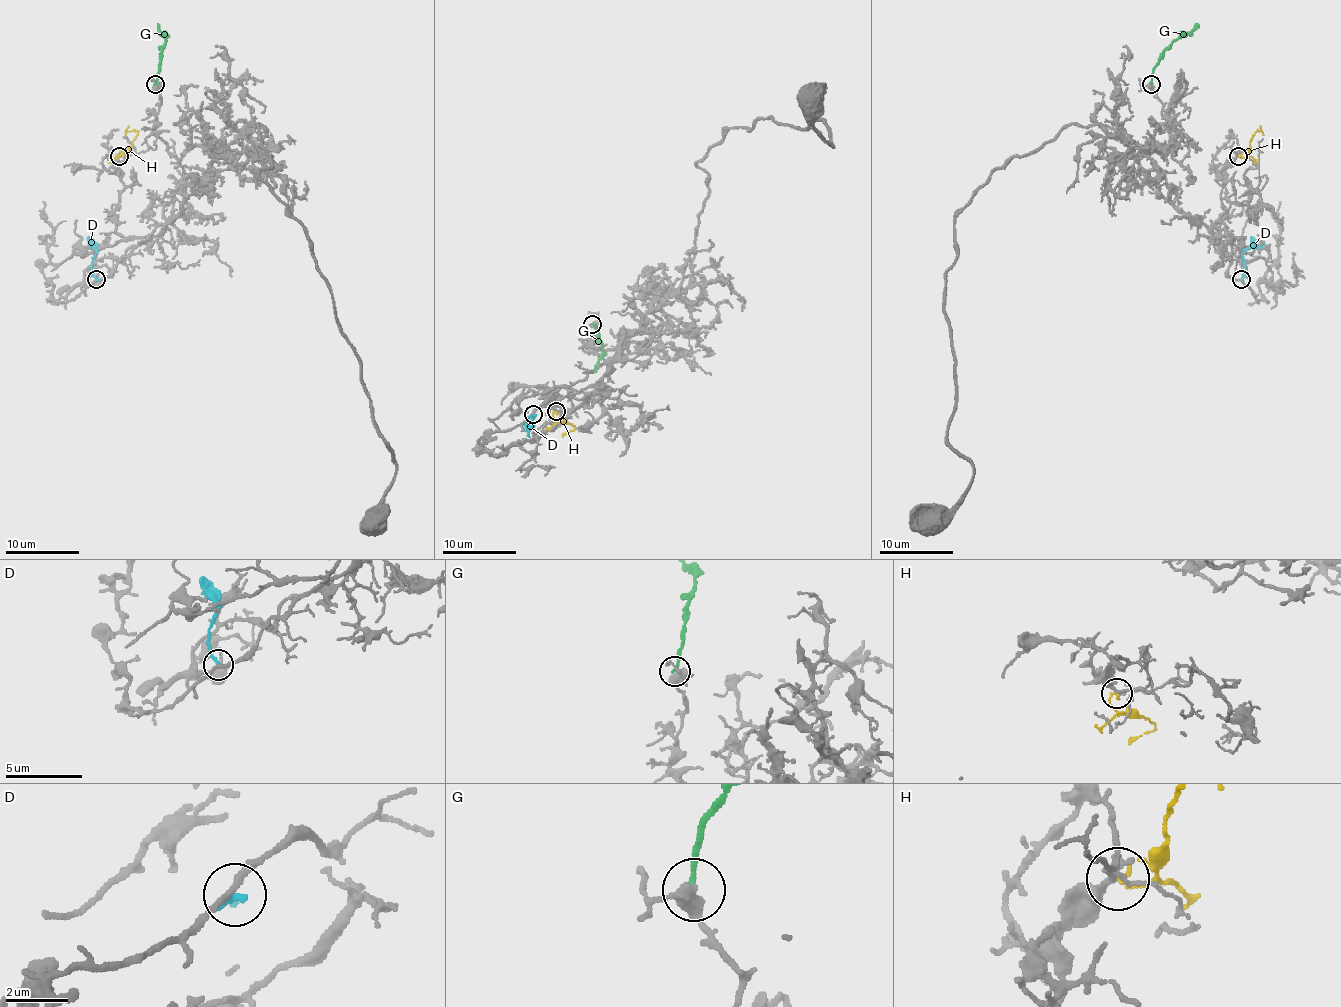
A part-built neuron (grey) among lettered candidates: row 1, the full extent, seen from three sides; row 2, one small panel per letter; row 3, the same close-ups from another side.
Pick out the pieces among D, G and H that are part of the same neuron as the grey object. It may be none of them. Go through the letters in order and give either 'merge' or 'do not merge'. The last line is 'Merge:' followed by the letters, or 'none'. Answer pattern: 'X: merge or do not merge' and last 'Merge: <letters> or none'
D: do not merge
G: do not merge
H: do not merge
Merge: none

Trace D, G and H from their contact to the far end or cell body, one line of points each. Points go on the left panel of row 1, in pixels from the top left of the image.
D: (96, 280), (92, 272), (92, 242)
G: (155, 83), (159, 54), (164, 44), (159, 24)
H: (120, 155), (129, 148), (138, 133), (133, 130), (125, 135)

